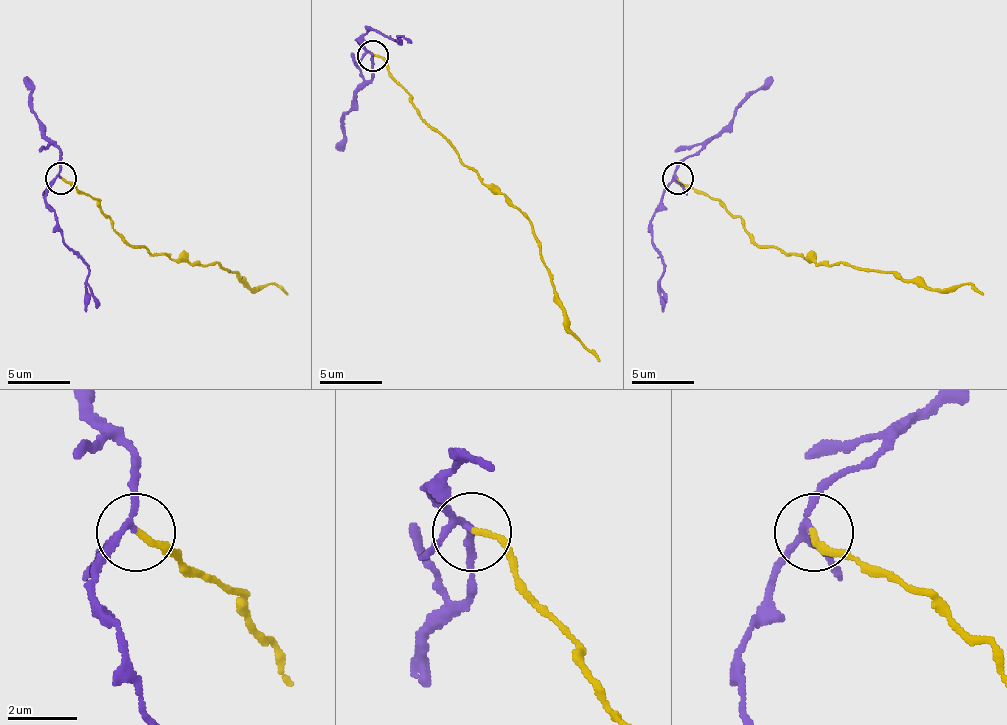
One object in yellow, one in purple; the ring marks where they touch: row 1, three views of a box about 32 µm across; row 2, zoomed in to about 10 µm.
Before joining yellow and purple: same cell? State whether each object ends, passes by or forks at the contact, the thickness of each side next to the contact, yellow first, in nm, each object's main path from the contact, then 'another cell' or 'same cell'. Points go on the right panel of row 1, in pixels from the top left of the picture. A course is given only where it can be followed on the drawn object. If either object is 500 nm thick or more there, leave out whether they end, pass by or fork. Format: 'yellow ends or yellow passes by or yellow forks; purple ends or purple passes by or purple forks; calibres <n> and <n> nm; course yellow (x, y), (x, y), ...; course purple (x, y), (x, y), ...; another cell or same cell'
yellow ends; purple forks; calibres 170 and 130 nm; course yellow (678, 177), (712, 196), (759, 246), (777, 246), (818, 264), (889, 270), (933, 289), (970, 283), (983, 295); course purple (678, 177), (662, 196), (653, 221), (653, 239), (662, 270), (659, 289), (666, 308); another cell

